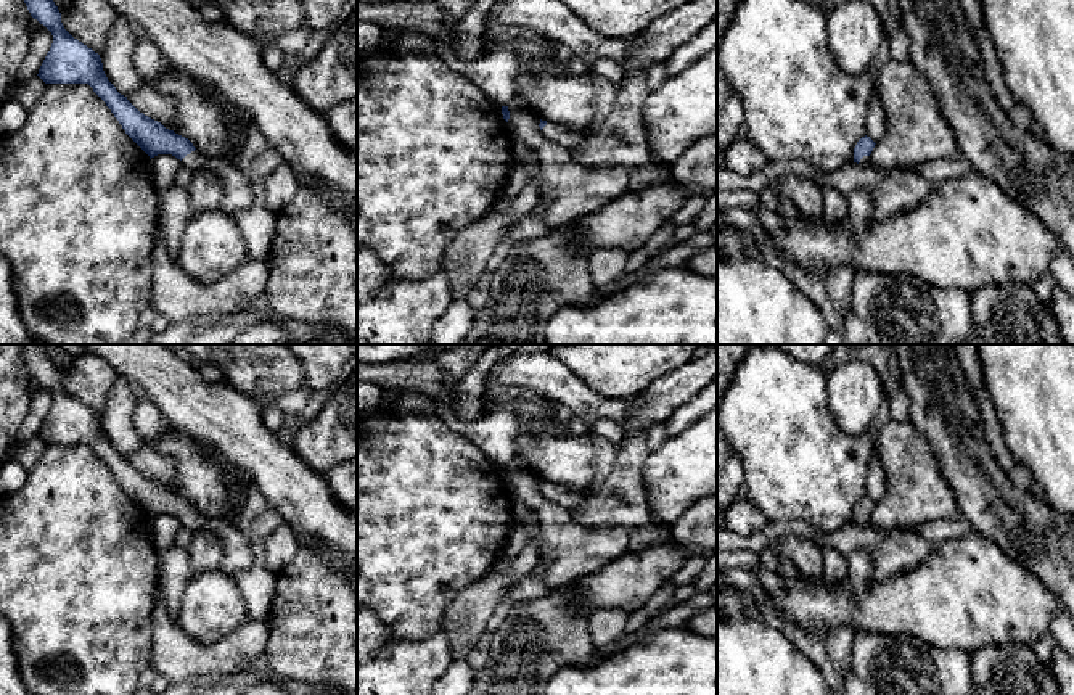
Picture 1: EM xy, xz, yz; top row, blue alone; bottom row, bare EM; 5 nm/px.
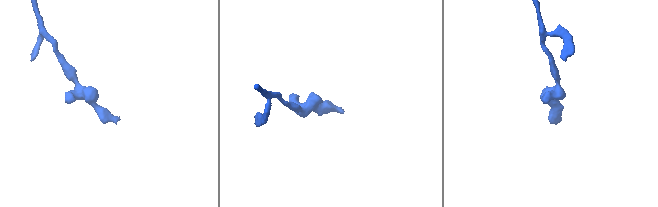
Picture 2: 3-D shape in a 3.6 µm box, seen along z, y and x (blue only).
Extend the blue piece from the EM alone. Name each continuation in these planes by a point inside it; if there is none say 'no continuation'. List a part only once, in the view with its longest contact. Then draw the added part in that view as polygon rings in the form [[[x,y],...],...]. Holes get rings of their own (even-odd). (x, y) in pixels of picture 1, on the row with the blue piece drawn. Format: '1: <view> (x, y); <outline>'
1: xy (238, 193); [[[198,150],[191,151],[182,159],[182,166],[196,171],[214,172],[223,185],[223,199],[220,211],[233,216],[238,211],[248,209],[256,204],[256,196],[249,179],[244,172],[228,159],[204,158]]]

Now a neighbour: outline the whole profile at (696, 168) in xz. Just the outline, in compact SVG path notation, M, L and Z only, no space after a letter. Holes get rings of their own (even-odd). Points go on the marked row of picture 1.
M717 134L693 142L670 166L672 180L685 185L691 196L717 190Z

